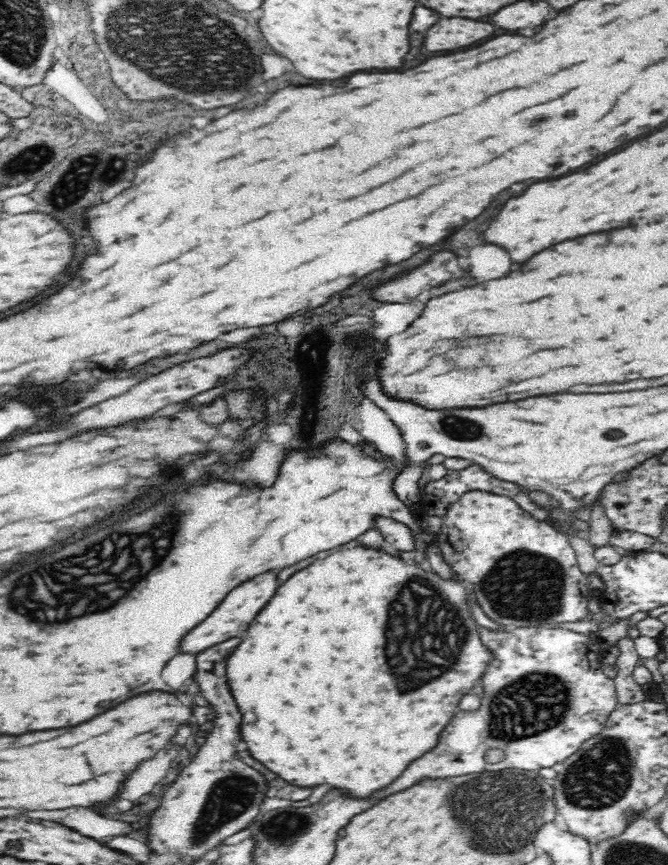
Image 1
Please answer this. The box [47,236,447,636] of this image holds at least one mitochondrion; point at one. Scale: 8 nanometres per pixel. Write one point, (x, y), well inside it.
(136, 562)

